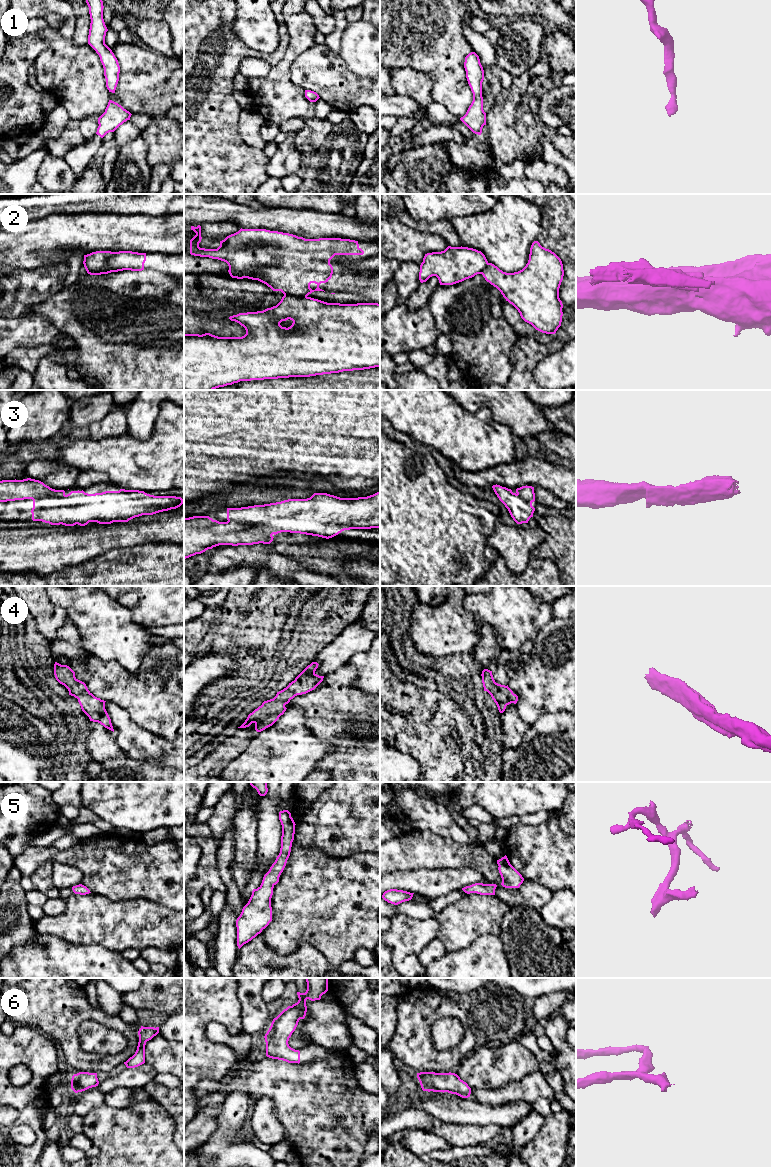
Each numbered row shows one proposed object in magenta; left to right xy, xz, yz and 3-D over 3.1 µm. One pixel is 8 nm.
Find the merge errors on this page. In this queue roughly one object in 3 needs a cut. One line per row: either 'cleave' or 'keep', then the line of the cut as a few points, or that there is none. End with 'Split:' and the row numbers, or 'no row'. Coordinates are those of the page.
1: keep; no cut
2: cleave; cut in xz along (284, 295), (306, 297)
3: keep; no cut
4: keep; no cut
5: keep; no cut
6: keep; no cut
Split: 2

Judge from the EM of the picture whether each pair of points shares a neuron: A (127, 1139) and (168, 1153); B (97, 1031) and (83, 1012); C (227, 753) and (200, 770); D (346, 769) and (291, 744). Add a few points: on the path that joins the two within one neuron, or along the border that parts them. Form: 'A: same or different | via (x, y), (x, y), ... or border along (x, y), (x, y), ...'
A: same | via (137, 1146), (140, 1149), (158, 1149)
B: different | border along (92, 1018), (84, 1021), (77, 1031)
C: same | via (220, 757), (207, 768)
D: different | border along (313, 736), (335, 746), (314, 770)

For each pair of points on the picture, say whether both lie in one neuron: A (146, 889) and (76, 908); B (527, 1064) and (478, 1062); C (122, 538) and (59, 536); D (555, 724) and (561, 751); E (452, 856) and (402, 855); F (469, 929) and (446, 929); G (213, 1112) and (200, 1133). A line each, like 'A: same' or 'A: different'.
A: different
B: same
C: same
D: same
E: same
F: same
G: same

